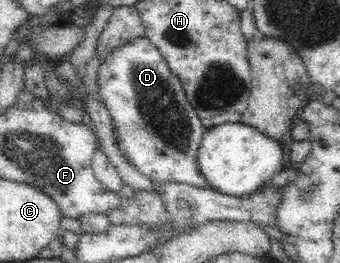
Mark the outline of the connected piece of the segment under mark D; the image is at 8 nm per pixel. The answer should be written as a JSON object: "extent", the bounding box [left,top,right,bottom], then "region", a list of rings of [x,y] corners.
{"extent":[97,36,208,188],"region":[[[146,36],[110,52],[99,65],[97,82],[103,104],[112,116],[117,147],[120,147],[130,163],[136,166],[142,175],[154,184],[169,182],[175,185],[208,188],[206,178],[196,168],[196,155],[205,128],[184,96],[182,82],[174,77],[160,50],[156,49]]]}

